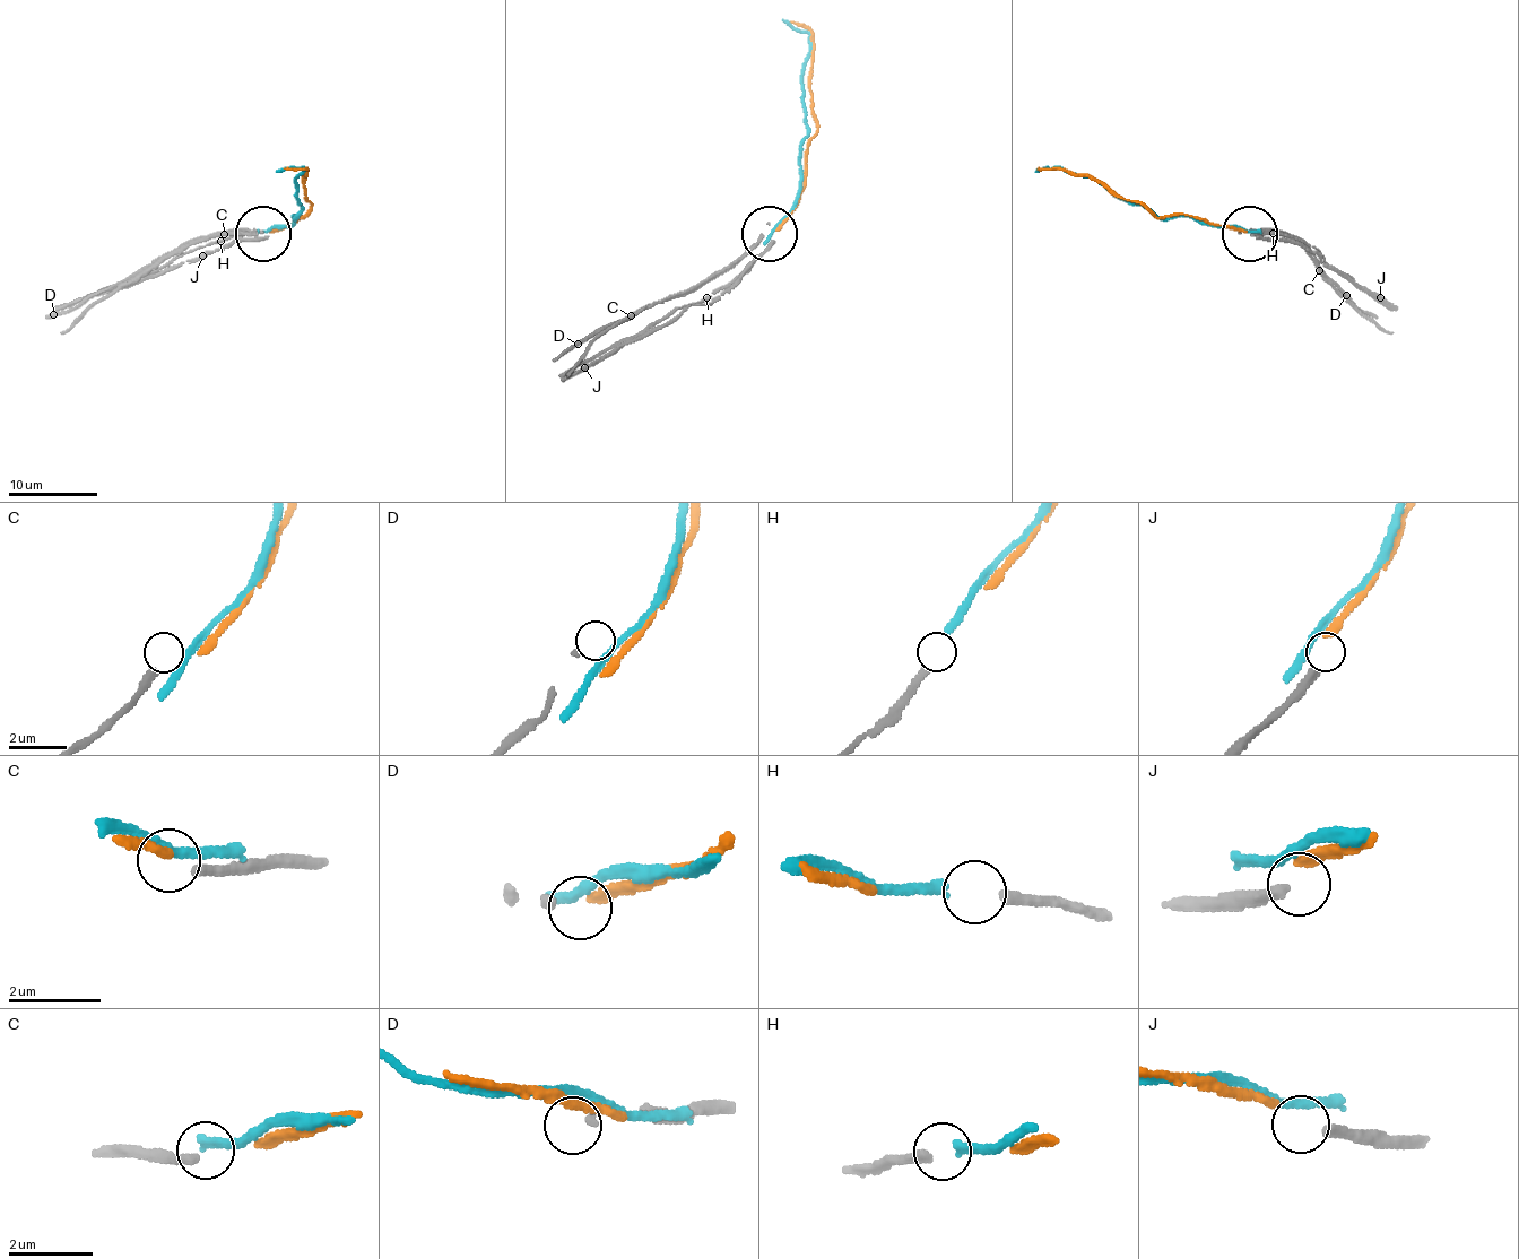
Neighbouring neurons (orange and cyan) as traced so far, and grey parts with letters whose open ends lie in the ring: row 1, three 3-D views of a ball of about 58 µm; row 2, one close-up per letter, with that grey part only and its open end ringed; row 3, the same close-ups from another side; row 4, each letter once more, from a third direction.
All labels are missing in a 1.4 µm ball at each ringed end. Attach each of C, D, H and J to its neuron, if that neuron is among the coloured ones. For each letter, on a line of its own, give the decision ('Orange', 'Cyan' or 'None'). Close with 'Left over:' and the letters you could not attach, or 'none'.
C: None
D: None
H: Cyan
J: None
Left over: C, D, J

